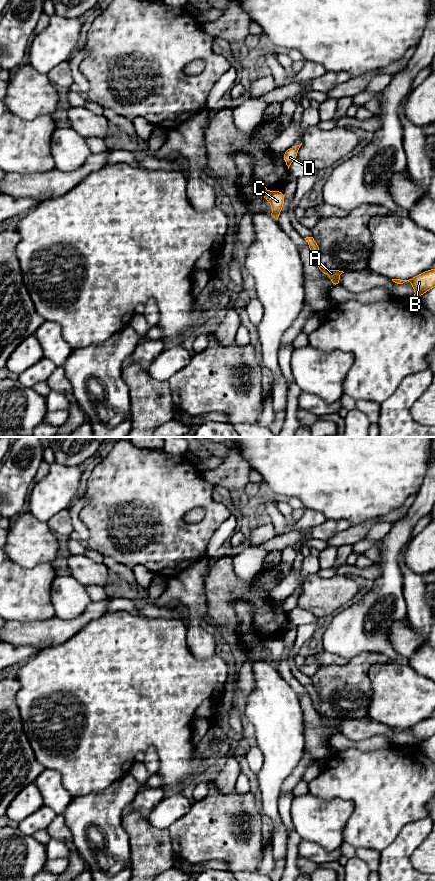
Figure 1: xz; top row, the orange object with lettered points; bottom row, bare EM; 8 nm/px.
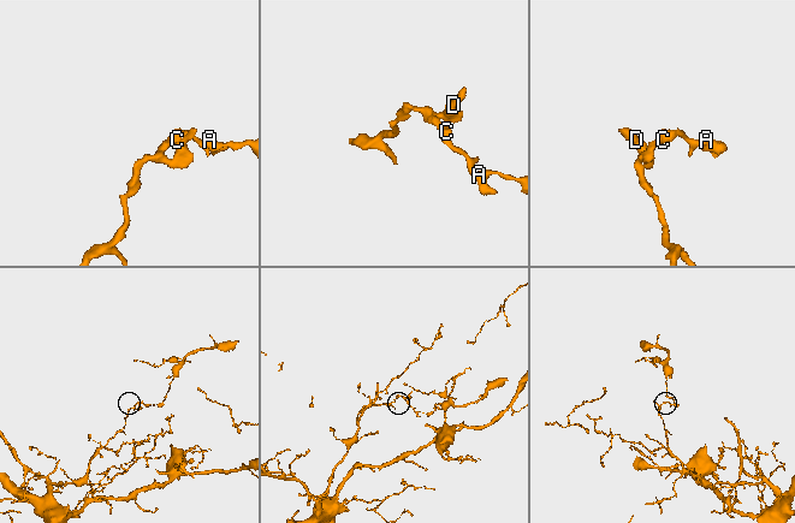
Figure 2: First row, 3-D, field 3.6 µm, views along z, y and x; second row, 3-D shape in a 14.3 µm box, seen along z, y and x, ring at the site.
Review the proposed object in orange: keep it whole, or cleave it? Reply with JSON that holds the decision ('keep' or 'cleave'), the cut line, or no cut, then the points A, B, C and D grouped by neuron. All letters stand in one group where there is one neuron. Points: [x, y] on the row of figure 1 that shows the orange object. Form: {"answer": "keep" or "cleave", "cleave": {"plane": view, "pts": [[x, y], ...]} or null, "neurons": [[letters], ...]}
{"answer": "cleave", "cleave": {"plane": "xz", "pts": [[267, 190], [261, 193]]}, "neurons": [["A", "B", "C"], ["D"]]}

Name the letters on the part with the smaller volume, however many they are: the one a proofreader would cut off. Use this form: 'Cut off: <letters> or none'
Cut off: A, B, C

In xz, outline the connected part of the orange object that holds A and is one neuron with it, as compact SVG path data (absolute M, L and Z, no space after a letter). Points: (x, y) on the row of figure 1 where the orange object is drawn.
M306 237L306 238L304 238L304 239L306 240L306 242L307 242L309 248L311 249L312 254L313 254L313 258L314 258L314 261L315 261L316 264L318 265L319 269L320 269L324 274L326 274L327 276L329 276L329 277L332 279L332 287L341 285L340 280L339 280L339 276L340 276L342 273L344 273L344 272L343 272L343 271L339 271L339 270L327 270L327 269L324 269L322 266L320 266L320 265L318 264L318 260L319 260L319 258L320 258L320 248L318 247L316 241L314 240L313 237Z

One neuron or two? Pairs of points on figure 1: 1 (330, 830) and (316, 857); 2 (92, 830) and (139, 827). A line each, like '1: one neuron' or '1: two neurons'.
1: two neurons
2: two neurons

